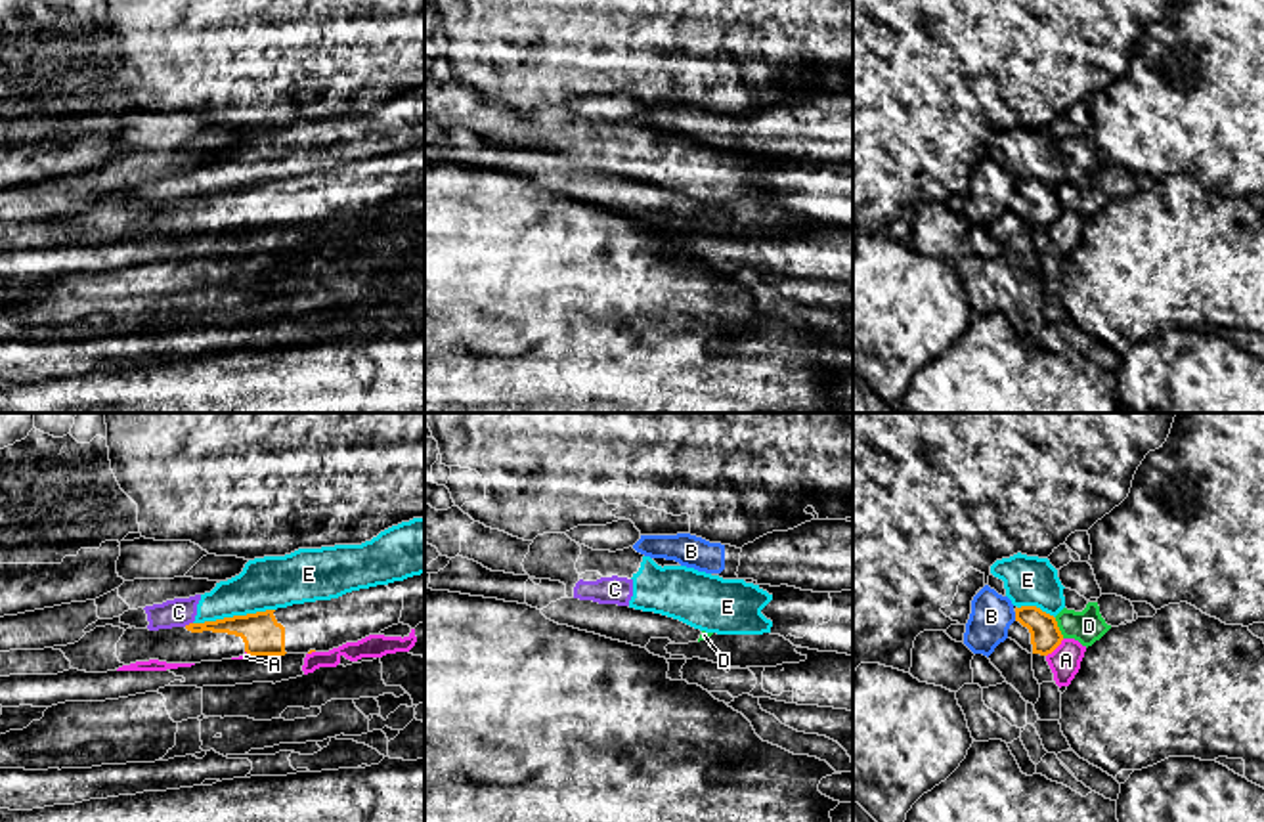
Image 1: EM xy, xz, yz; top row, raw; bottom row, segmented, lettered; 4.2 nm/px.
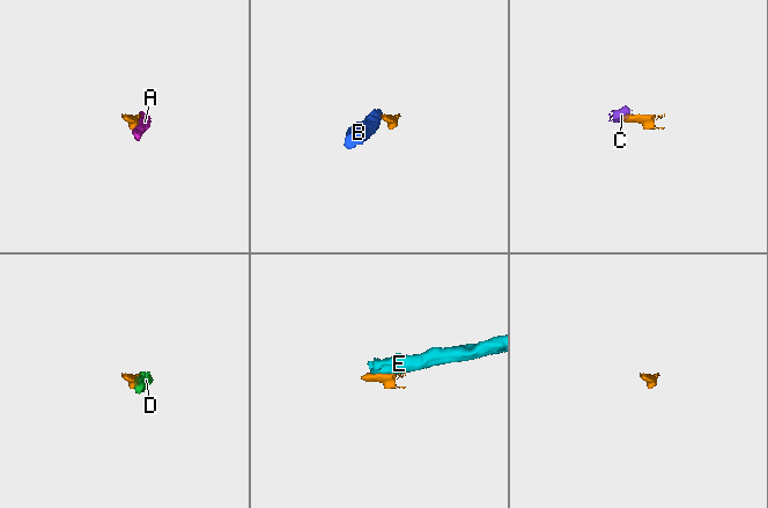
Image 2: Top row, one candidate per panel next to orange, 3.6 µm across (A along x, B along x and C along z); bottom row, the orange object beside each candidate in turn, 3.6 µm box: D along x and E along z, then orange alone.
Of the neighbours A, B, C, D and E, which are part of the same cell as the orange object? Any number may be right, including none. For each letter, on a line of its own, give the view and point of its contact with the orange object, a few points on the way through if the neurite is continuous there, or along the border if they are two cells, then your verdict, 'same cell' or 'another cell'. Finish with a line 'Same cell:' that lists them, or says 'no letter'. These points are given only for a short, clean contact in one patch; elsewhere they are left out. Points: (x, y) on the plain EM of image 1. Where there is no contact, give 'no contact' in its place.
A: yz (1054, 220) | along yz (1064, 211), (1046, 228) | another cell
B: yz (1016, 188) | along yz (1014, 184), (1016, 192) | another cell
C: xy (190, 195) | along xy (192, 194), (184, 197) | another cell
D: yz (1058, 199) | along yz (1054, 190), (1064, 209) | another cell
E: xy (234, 188) | another cell
Same cell: no letter

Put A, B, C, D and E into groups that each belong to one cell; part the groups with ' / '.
A / B / C E / D

